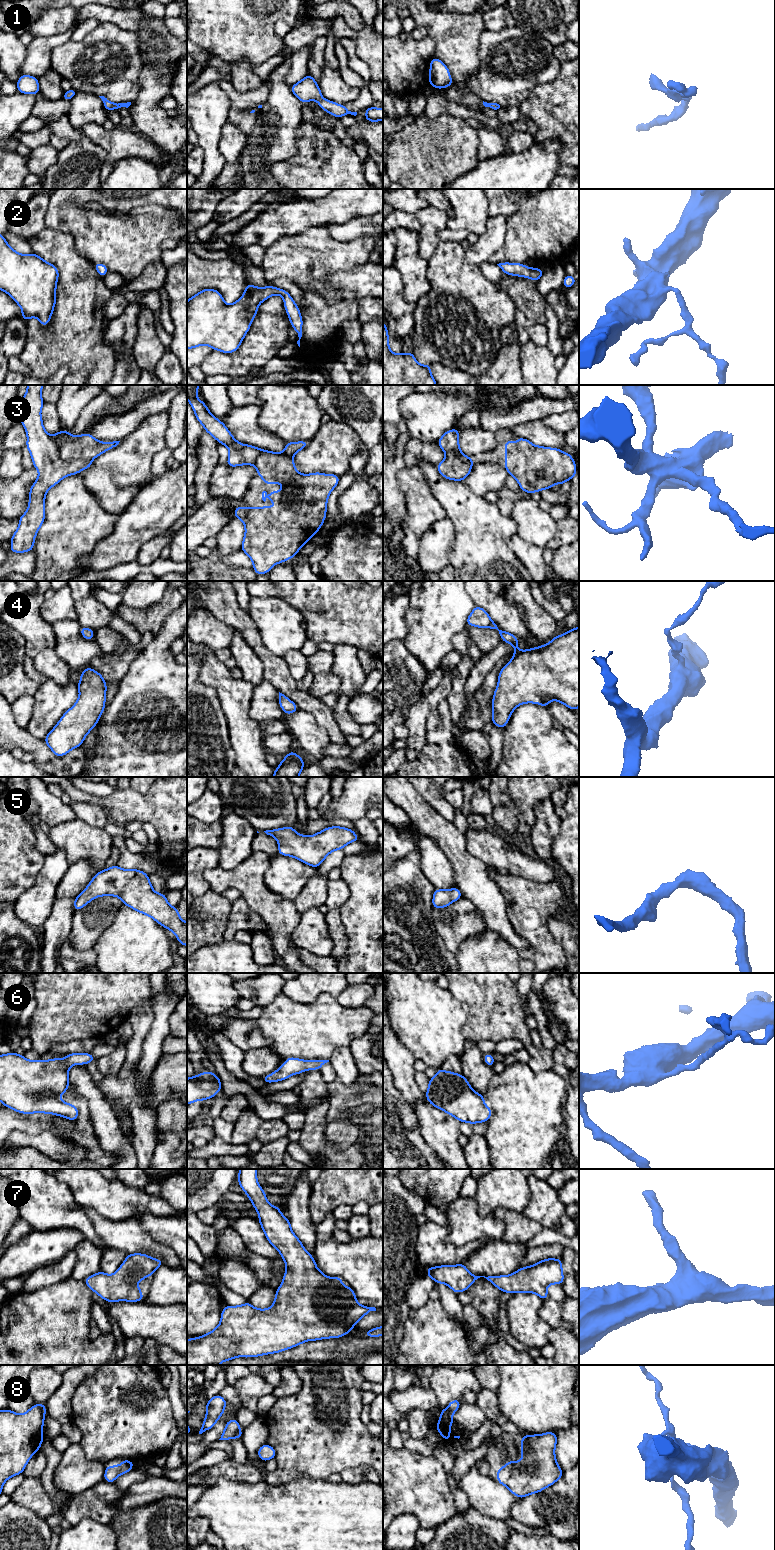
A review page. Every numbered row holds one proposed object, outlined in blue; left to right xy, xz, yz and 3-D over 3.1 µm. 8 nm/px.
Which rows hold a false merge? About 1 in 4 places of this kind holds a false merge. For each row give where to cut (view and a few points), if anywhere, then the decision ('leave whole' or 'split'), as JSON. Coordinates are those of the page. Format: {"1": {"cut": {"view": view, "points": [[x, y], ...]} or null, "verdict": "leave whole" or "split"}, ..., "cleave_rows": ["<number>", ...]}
{"1": {"cut": null, "verdict": "leave whole"}, "2": {"cut": null, "verdict": "leave whole"}, "3": {"cut": {"view": "xy", "points": [[51, 436], [59, 455], [63, 459], [90, 460]]}, "verdict": "split"}, "4": {"cut": null, "verdict": "leave whole"}, "5": {"cut": null, "verdict": "leave whole"}, "6": {"cut": null, "verdict": "leave whole"}, "7": {"cut": null, "verdict": "leave whole"}, "8": {"cut": {"view": "yz", "points": [[447, 1408], [452, 1413]]}, "verdict": "split"}, "cleave_rows": ["3", "8"]}

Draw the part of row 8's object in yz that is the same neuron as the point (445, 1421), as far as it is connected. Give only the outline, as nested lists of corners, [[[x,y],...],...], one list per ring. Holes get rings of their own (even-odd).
[[[441,1408],[441,1416],[435,1428],[447,1442],[451,1440],[450,1427],[453,1424],[453,1421],[454,1419],[452,1418],[452,1413],[448,1410],[448,1408]]]

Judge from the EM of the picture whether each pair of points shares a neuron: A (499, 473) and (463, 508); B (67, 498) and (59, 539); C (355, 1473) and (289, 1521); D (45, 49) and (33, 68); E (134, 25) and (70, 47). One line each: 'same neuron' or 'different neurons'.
A: different neurons
B: same neuron
C: different neurons
D: same neuron
E: different neurons

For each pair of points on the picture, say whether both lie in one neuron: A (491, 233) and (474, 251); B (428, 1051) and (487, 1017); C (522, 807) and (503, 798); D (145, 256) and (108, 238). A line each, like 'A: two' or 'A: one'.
A: one
B: two
C: two
D: one

